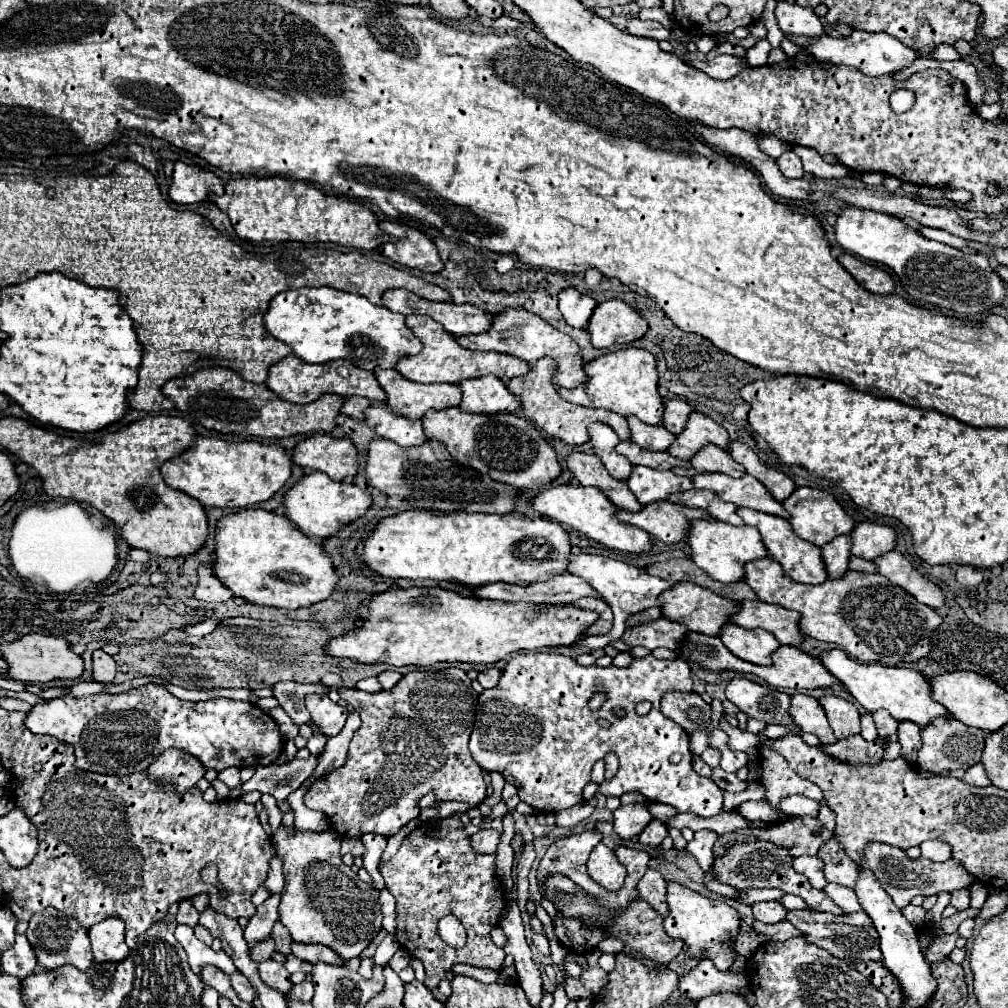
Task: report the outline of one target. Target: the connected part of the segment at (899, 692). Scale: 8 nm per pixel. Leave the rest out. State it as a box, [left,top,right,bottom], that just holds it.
[820,650,950,728]

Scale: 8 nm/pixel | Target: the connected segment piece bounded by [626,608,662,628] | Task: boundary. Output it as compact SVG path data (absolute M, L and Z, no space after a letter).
M648 608L640 614L632 614L628 616L626 620L626 628L632 628L632 626L638 626L638 624L646 624L646 622L652 622L652 620L658 620L662 618L662 610L660 608Z

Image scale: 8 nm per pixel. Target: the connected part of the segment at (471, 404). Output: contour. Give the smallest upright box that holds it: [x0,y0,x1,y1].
[462,376,520,414]

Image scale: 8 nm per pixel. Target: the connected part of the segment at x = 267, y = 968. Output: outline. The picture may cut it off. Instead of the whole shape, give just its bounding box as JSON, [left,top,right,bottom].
[258,960,292,992]

